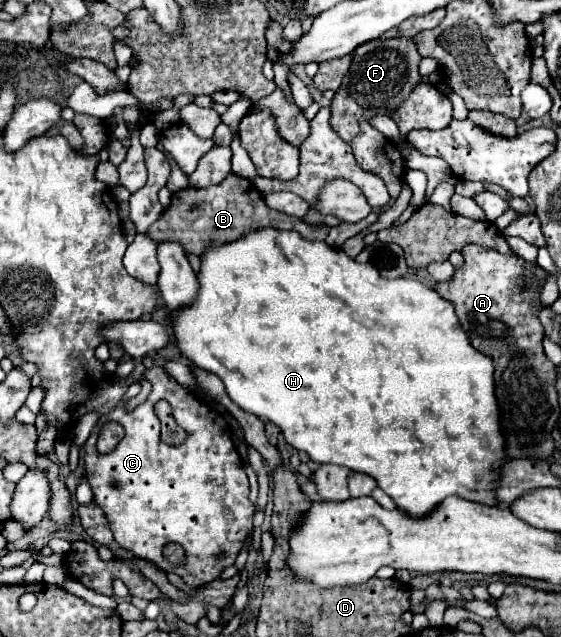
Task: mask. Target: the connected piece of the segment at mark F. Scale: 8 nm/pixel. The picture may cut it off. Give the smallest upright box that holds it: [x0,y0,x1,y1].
[331,36,421,200]

